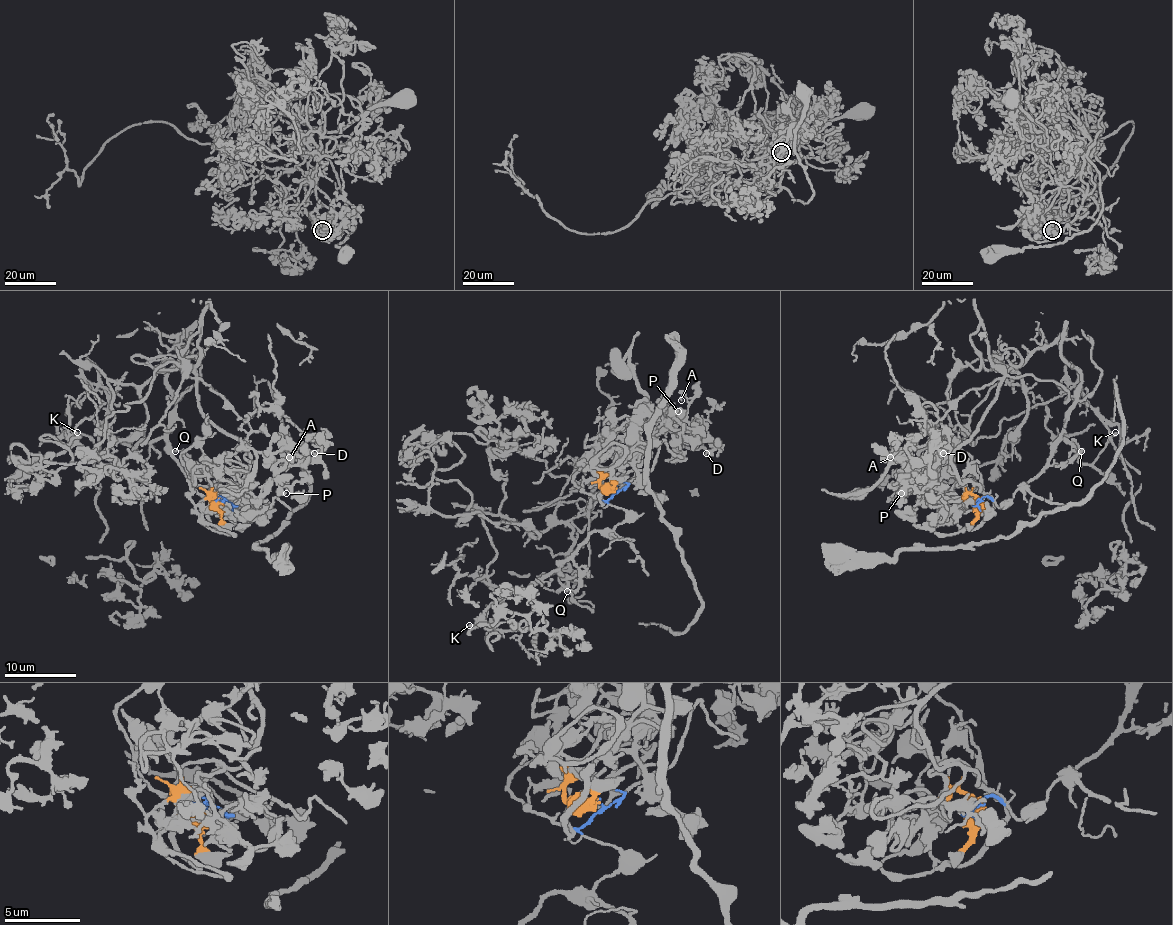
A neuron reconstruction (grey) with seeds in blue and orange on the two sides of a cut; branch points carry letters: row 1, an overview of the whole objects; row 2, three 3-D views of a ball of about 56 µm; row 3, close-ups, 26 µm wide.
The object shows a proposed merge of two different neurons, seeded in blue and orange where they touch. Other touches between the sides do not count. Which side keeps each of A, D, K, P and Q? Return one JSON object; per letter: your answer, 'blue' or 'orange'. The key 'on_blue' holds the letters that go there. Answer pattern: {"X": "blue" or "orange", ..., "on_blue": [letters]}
{"A": "orange", "D": "orange", "K": "blue", "P": "orange", "Q": "blue", "on_blue": ["K", "Q"]}

